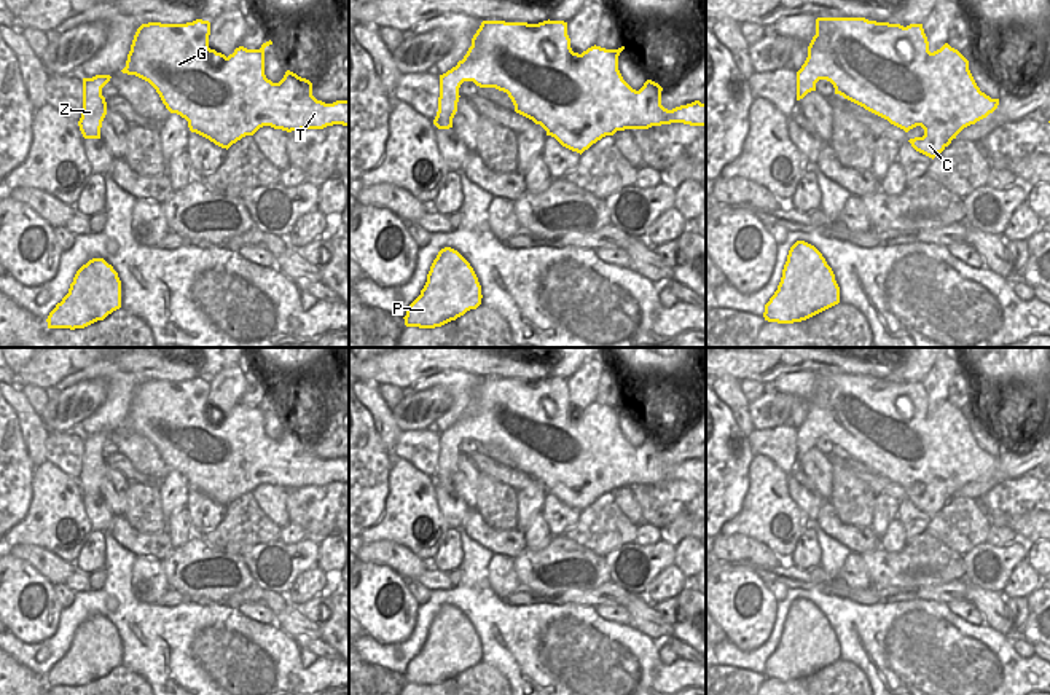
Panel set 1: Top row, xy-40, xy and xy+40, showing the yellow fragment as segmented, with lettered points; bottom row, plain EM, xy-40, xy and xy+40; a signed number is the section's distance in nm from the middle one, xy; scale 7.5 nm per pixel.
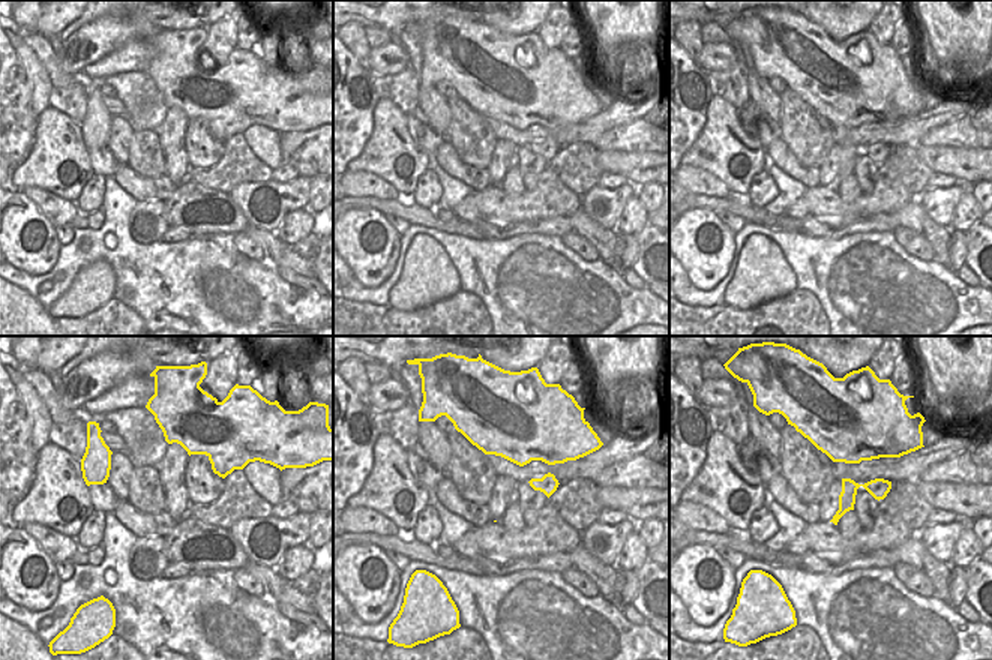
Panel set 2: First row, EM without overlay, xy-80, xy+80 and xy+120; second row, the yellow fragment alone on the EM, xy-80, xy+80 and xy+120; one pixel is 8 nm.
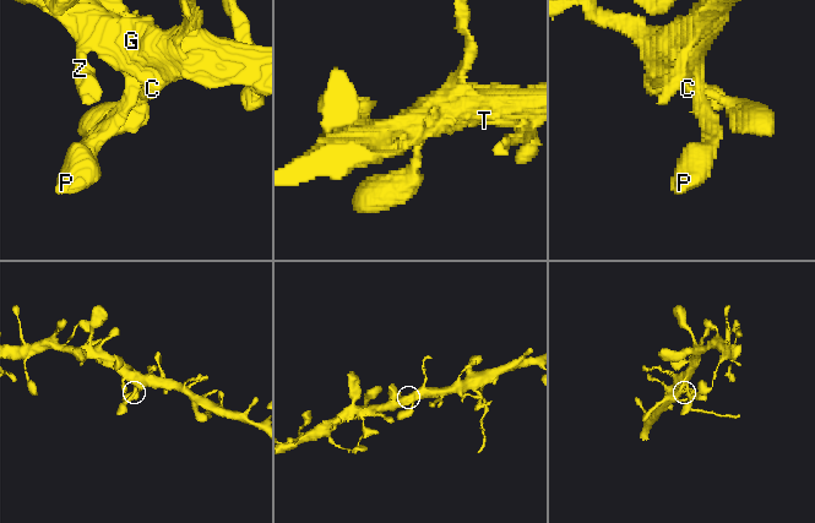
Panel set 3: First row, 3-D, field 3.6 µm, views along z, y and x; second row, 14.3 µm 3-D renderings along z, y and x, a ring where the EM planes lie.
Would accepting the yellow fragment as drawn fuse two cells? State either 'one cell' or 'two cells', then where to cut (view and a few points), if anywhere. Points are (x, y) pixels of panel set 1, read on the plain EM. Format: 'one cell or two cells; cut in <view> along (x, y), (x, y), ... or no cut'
one cell; no cut

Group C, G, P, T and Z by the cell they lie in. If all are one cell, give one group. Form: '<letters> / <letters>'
C G P T Z

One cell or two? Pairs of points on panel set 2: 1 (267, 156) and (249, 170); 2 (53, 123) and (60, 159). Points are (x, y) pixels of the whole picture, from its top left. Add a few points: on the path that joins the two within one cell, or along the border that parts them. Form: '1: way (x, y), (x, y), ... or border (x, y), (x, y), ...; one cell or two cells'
1: border (242, 134), (248, 147), (272, 170); two cells
2: way (54, 132), (57, 150); one cell

